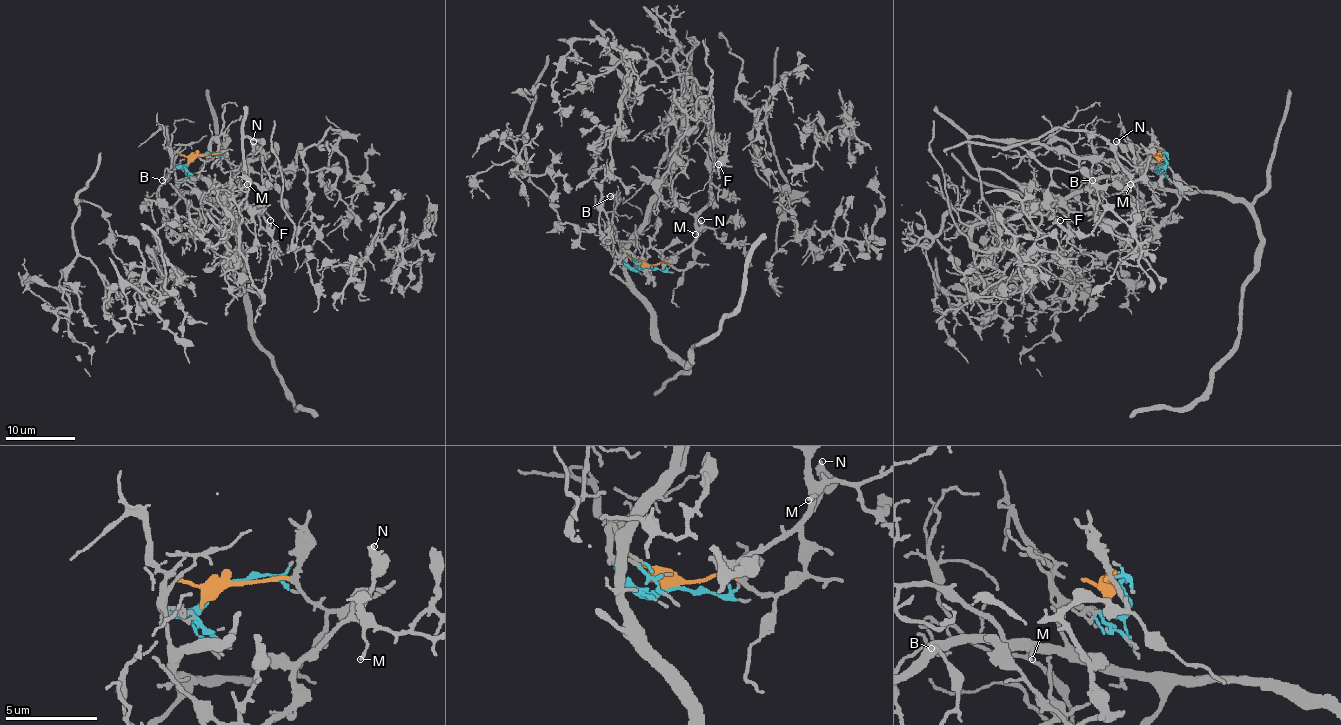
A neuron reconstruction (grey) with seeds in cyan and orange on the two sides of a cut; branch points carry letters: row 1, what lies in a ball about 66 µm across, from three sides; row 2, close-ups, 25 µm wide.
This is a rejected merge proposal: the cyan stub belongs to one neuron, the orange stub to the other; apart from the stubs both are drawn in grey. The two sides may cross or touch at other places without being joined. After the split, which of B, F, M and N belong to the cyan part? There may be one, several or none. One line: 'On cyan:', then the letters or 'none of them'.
On cyan: B

